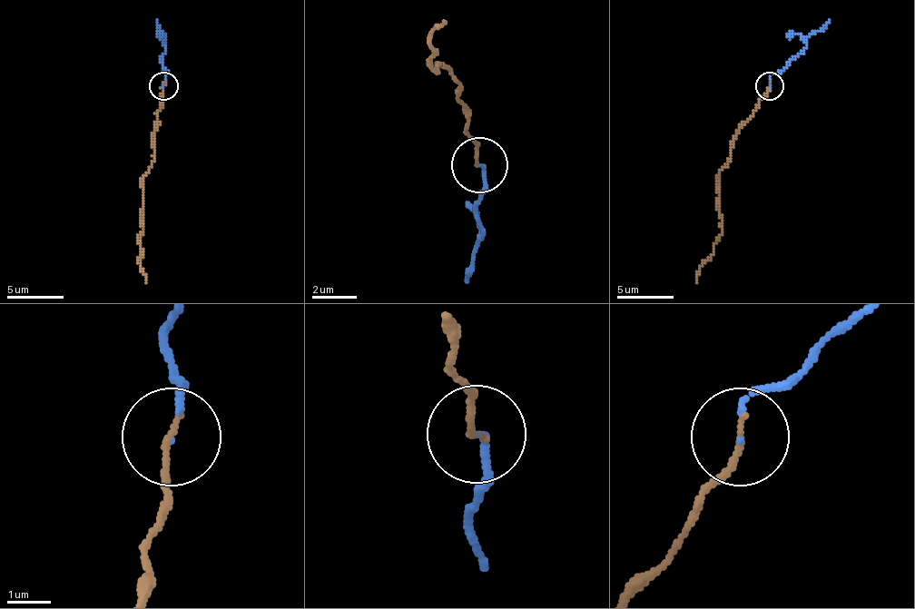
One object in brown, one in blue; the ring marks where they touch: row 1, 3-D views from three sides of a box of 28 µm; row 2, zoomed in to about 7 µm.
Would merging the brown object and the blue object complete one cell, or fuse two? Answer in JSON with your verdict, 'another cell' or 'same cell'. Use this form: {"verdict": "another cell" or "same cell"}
{"verdict": "same cell"}

